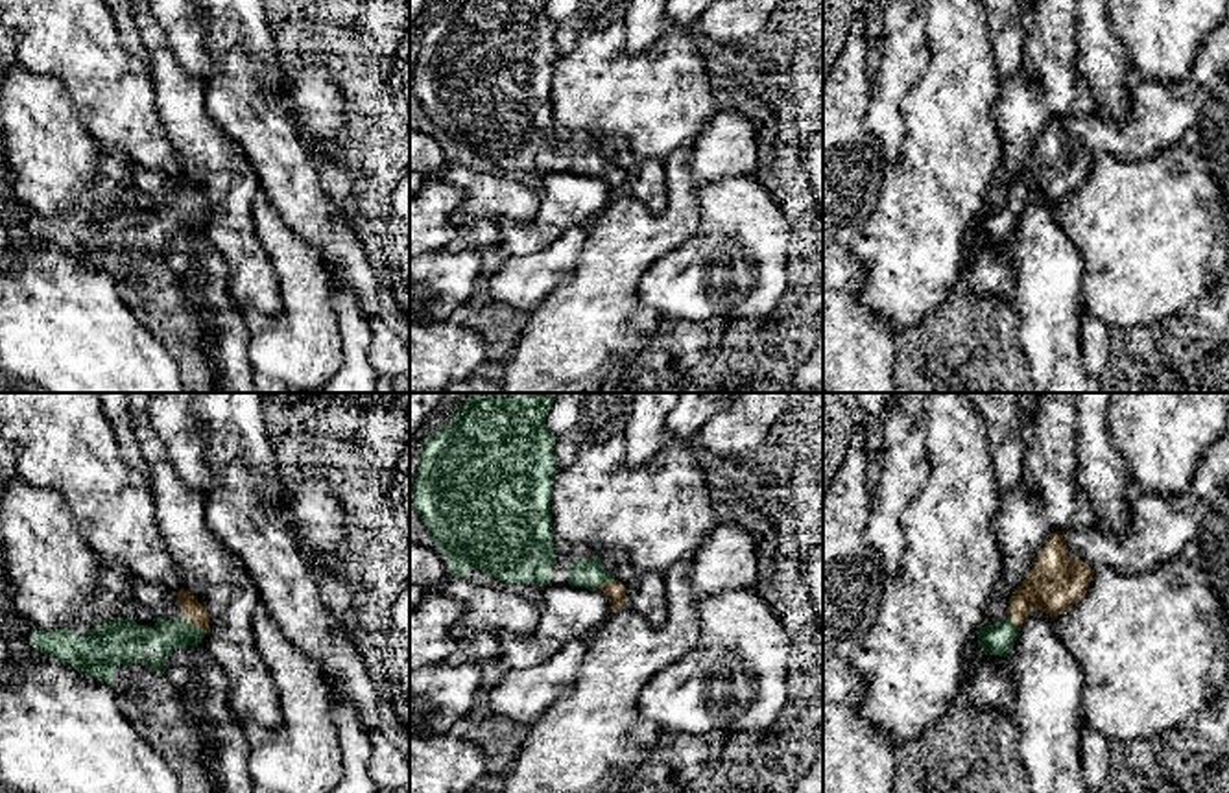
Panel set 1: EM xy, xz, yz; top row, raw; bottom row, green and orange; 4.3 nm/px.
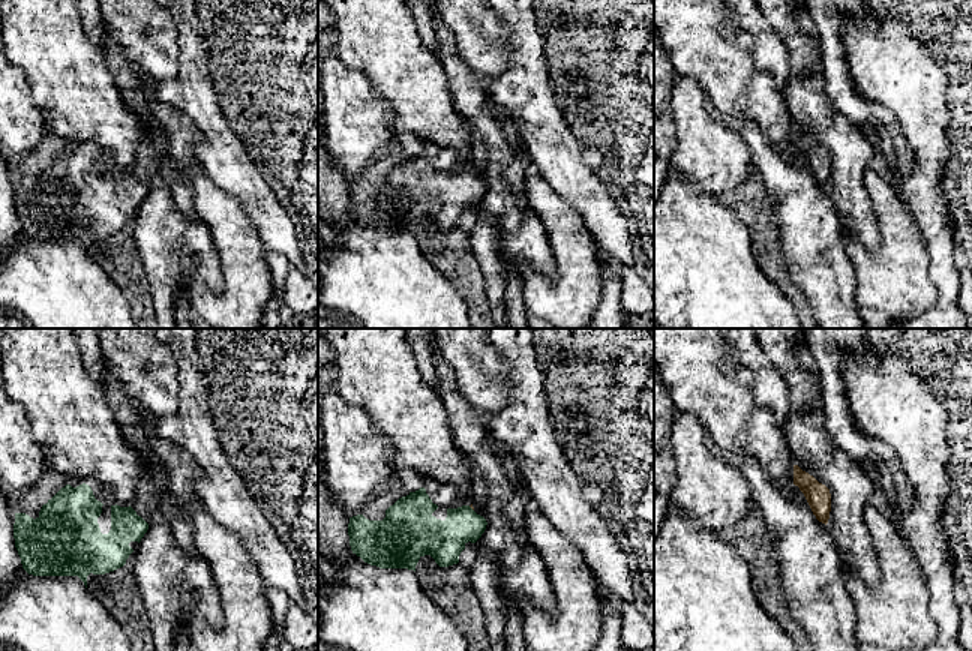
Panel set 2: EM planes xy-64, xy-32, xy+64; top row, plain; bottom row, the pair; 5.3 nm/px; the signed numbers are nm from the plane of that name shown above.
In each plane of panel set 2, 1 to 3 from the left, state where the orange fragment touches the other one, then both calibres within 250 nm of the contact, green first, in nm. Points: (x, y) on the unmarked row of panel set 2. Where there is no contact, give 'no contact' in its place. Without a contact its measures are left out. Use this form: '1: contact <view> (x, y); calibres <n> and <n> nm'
1: no contact
2: contact xy-32 (471, 173); calibres 220 and 20 nm
3: no contact

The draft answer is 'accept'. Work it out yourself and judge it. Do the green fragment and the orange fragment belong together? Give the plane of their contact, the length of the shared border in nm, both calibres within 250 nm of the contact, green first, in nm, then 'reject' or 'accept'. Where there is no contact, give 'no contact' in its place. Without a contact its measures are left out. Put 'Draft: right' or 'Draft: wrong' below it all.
meets green in xy; contact 120 nm long; 150 nm thick on the green side, 100 nm on the other; accept
Draft: right

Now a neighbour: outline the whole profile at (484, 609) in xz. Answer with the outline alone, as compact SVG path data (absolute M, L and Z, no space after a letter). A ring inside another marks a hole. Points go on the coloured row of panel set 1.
M448 574L439 590L463 605L463 614L450 631L454 642L482 631L531 633L539 621L539 607L507 590L476 585L467 577Z

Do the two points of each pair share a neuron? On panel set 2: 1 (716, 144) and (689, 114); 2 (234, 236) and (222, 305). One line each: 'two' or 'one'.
1: one
2: one

